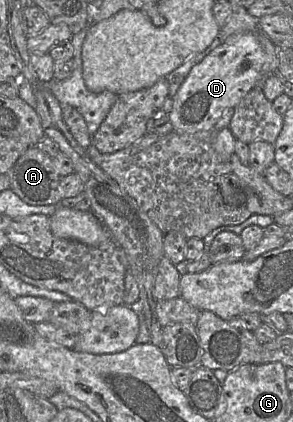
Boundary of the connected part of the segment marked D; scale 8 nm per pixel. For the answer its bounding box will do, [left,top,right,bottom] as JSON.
[170,33,263,134]

